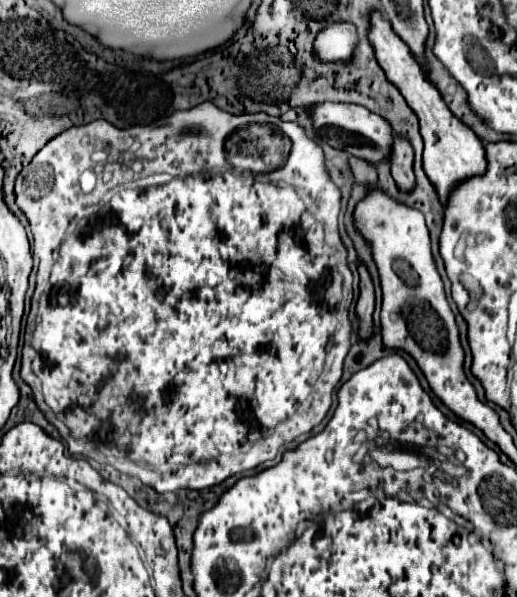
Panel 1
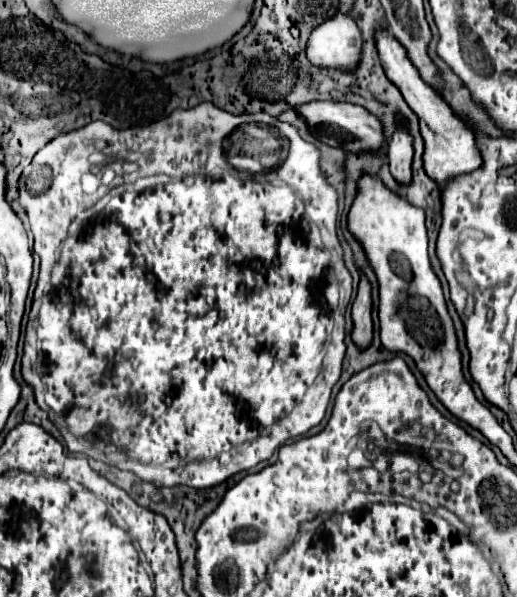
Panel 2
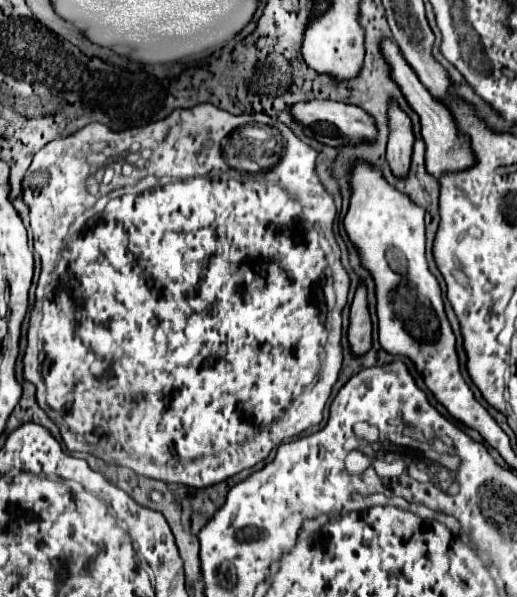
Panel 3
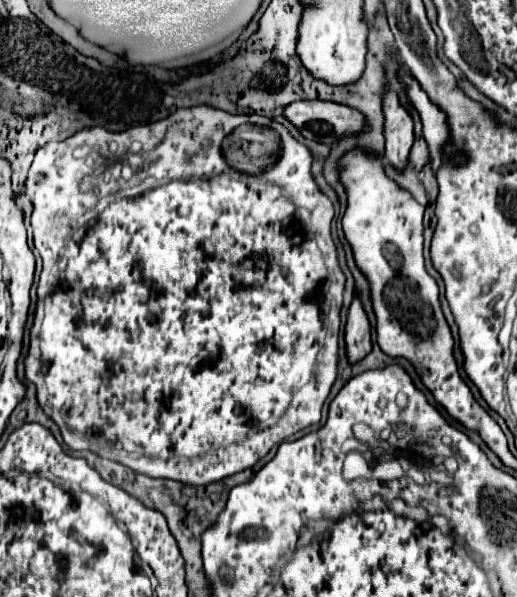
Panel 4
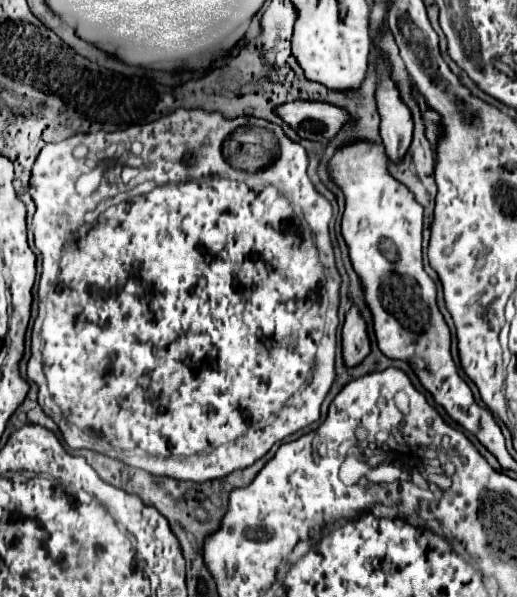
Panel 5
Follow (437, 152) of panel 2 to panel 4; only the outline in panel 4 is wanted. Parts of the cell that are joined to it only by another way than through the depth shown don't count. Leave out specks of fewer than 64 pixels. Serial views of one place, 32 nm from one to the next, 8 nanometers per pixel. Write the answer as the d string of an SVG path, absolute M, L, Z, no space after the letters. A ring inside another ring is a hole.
M400 68L400 76L406 82L406 92L420 112L422 124L424 124L424 138L430 146L430 156L432 156L432 168L438 168L442 164L442 148L450 140L450 130L446 124L444 112L440 112L426 96L422 88L418 88L416 80L408 74L406 68Z

